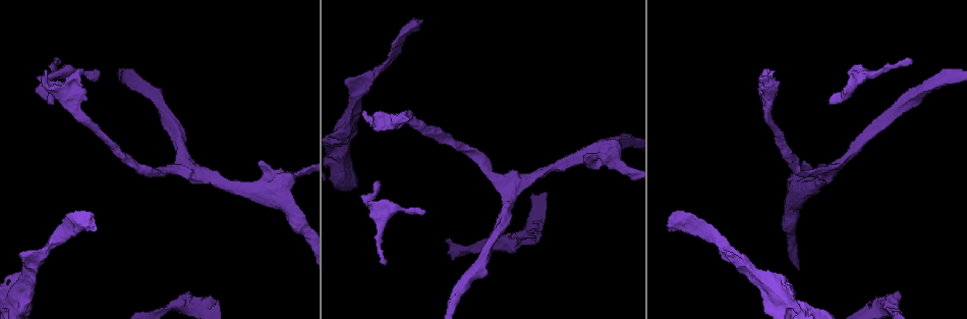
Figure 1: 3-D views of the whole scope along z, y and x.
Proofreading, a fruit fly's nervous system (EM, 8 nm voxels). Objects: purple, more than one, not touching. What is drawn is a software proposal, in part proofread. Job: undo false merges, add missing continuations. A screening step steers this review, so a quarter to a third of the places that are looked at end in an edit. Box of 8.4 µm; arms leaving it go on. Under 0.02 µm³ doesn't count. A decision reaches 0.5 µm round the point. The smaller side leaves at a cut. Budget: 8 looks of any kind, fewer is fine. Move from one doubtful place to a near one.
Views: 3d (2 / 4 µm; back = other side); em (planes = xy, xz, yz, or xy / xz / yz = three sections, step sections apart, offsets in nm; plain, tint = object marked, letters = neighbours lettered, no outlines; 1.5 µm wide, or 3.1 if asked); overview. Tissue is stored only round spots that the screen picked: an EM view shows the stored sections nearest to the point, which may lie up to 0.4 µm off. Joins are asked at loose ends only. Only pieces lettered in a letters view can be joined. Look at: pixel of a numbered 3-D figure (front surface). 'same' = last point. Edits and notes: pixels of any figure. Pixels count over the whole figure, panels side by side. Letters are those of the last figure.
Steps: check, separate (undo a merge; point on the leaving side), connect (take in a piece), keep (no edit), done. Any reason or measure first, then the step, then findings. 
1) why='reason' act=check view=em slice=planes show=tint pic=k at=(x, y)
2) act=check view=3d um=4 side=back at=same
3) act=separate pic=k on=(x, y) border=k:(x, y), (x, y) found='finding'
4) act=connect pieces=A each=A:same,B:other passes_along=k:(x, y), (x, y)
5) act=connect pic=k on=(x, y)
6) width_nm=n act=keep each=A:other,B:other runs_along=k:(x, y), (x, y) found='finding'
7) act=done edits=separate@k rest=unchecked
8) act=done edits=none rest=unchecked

why='an open end' act=check view=3d um=4 side=back pic=1 at=(59, 59)

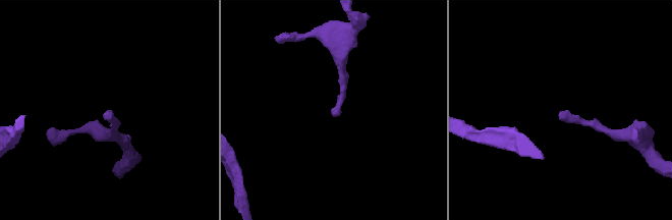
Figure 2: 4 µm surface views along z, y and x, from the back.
why='now the EM' act=check view=em slice=yz step=4 show=letters pic=2 at=(560, 112)

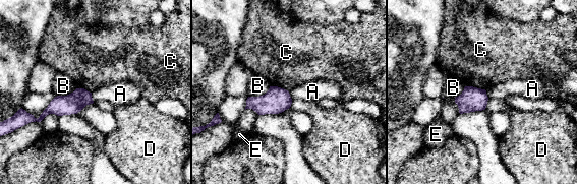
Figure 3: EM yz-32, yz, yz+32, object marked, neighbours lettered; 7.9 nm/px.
why='another direction' act=check view=em slice=planes show=letters at=same

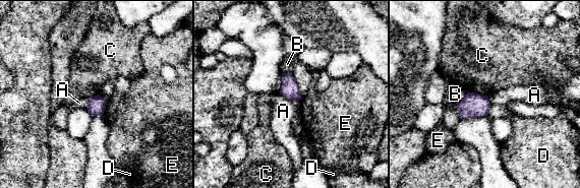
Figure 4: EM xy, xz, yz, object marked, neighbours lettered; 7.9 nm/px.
act=keep each=A:other,B:other,C:other,D:other,E:other border=4:(280, 94), (288, 99), (299, 101) found='no lettered piece goes on from it'

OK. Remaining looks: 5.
why='a narrow waist' act=check view=em slice=planes show=tint pic=1 at=(754, 270)

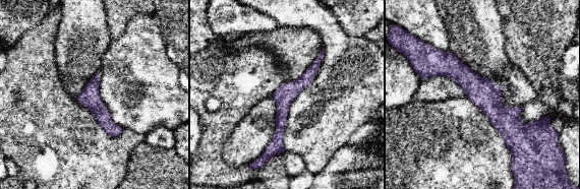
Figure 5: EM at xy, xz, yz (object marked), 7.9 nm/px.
act=check view=em slice=planes show=letters at=same

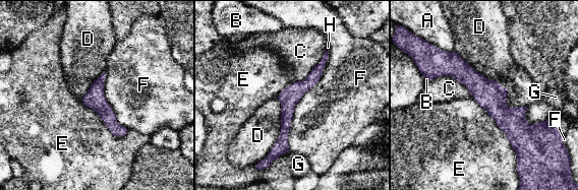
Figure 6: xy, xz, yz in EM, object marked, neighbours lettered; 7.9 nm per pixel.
width_nm=160 act=keep each=A:other,B:other,C:other,D:other,E:other,F:other,G:other,H:other runs_along=6:(428, 73), (459, 69), (534, 127) found='one neuron here'

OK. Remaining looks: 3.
act=check view=em slice=planes show=letters pic=1 at=(421, 19)

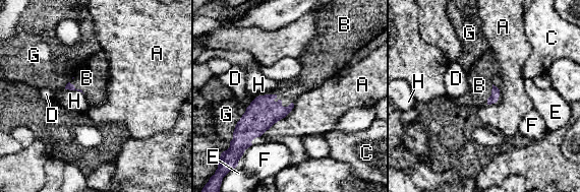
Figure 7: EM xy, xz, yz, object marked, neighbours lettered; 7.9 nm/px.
act=connect pic=7 on=(289, 90) each=A:other,B:same,C:other,D:other,E:other,F:other,G:other,H:other passes_along=7:(264, 112), (281, 104), (289, 90) found='it goes on there'

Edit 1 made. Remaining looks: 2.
act=done edits=connect@7 rest=unchecked

